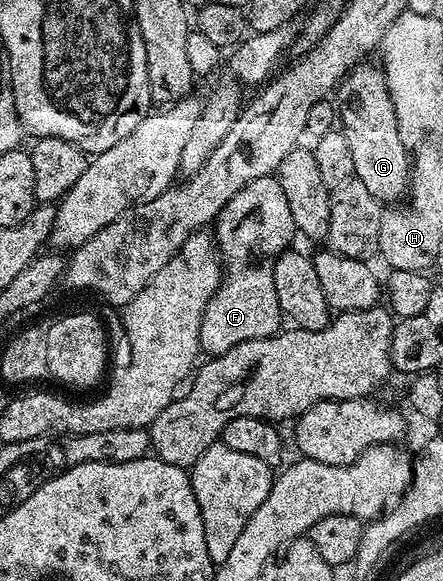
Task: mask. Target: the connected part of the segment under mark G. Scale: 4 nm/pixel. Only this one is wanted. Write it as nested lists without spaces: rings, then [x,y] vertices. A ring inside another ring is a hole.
[[[372,60],[361,62],[348,71],[338,87],[338,94],[348,98],[344,110],[342,106],[342,129],[350,144],[350,154],[354,156],[354,176],[366,184],[366,189],[381,203],[399,203],[410,185],[410,150],[398,128],[383,65],[376,63],[375,66]]]

